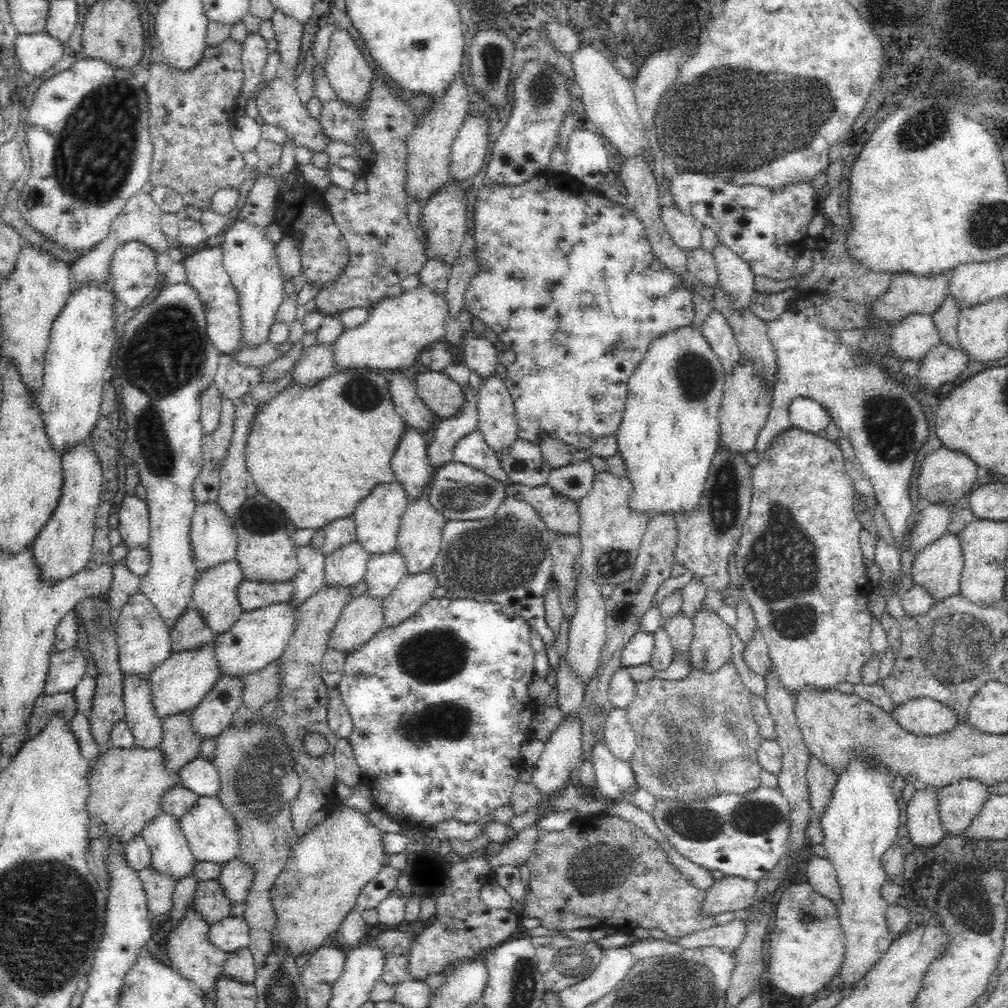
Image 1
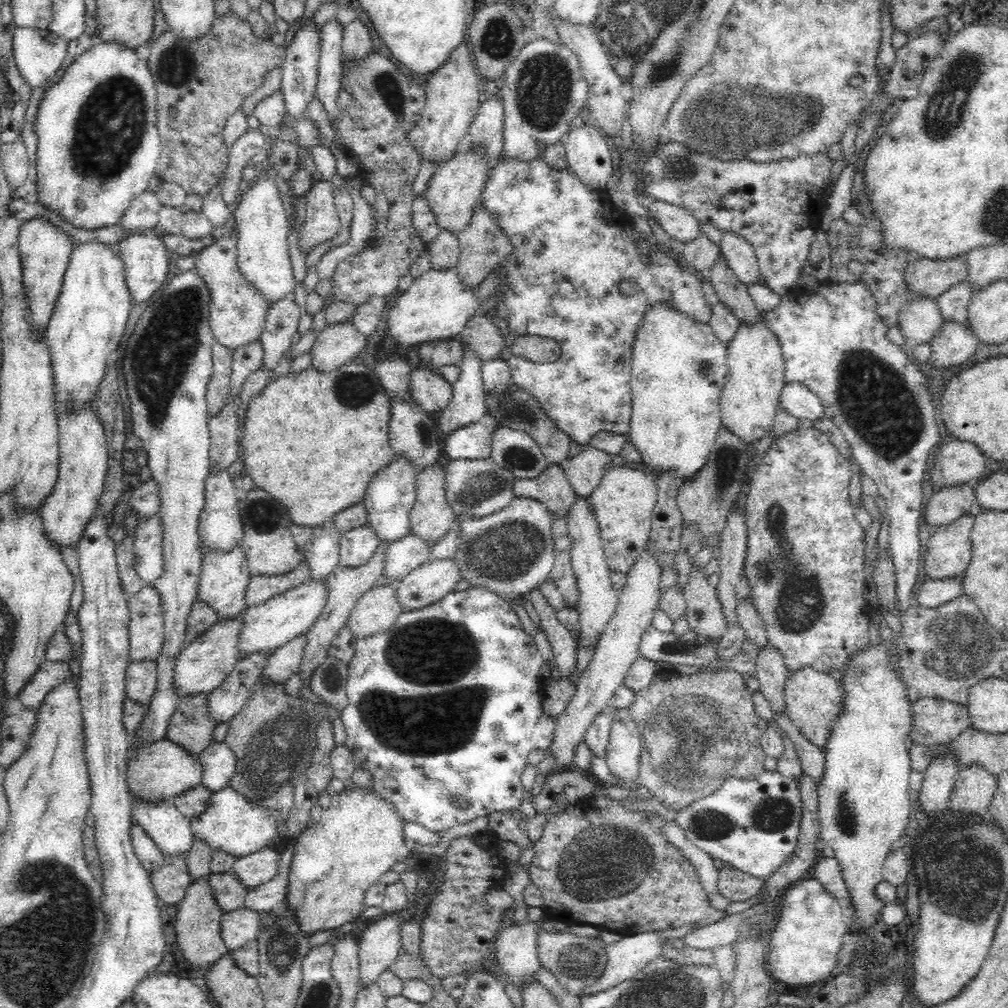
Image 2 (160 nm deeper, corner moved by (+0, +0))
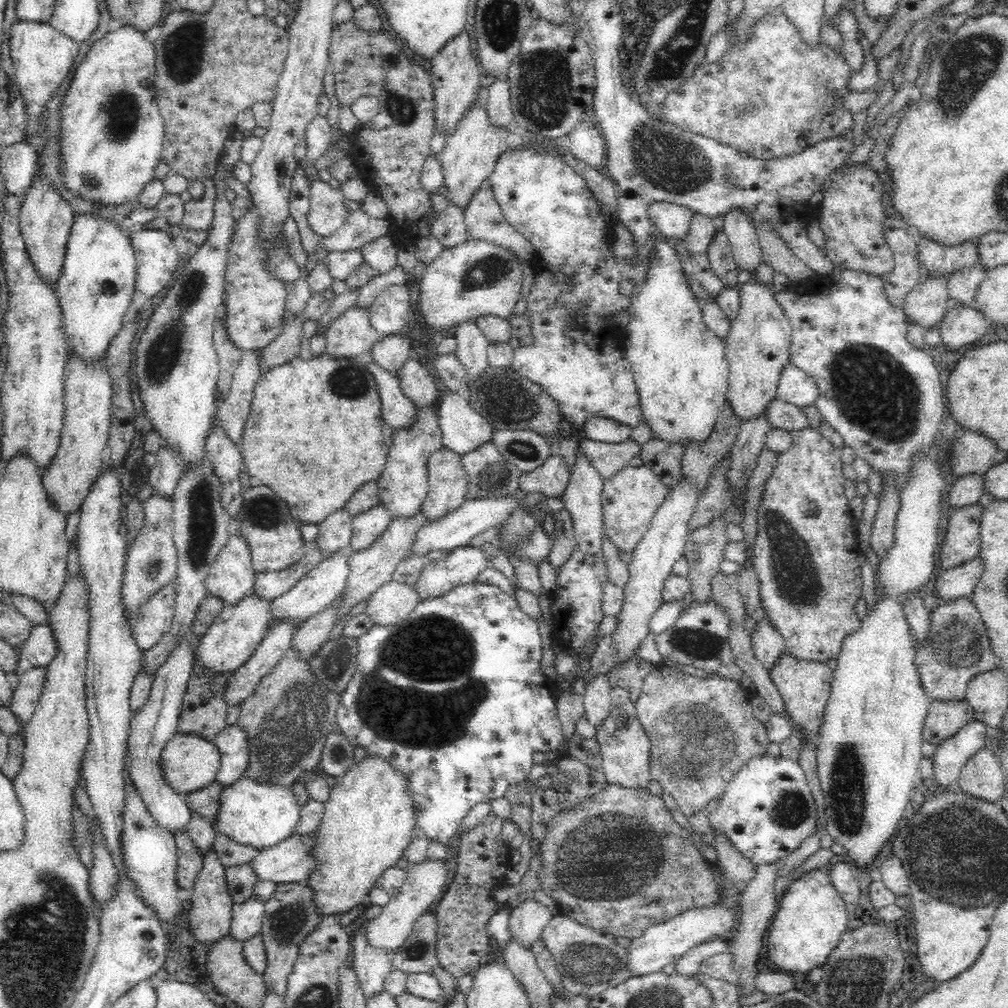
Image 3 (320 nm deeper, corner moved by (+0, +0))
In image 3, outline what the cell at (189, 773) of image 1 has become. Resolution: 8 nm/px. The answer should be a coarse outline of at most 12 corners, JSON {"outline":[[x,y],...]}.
{"outline":[[235,722],[213,740],[222,757],[216,781],[231,786],[248,770],[252,749]]}

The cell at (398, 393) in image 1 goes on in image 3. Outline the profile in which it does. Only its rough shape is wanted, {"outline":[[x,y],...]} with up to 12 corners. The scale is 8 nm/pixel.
{"outline":[[409,337],[378,340],[370,352],[376,364],[396,375],[413,357]]}

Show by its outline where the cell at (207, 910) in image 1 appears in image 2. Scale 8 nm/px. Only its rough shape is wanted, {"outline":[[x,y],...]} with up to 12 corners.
{"outline":[[232,870],[210,874],[224,912],[244,907],[248,887]]}

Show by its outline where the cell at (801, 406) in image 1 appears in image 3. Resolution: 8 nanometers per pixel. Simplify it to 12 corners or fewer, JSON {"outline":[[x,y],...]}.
{"outline":[[788,362],[777,396],[800,409],[815,405],[817,384]]}

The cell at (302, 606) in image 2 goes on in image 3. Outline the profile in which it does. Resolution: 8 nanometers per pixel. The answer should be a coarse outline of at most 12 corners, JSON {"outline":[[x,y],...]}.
{"outline":[[350,552],[328,554],[273,599],[271,624],[301,623],[341,596]]}

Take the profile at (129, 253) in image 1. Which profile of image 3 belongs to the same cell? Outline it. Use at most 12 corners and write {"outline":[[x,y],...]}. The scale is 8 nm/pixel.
{"outline":[[168,230],[131,234],[135,290],[152,299],[183,261]]}

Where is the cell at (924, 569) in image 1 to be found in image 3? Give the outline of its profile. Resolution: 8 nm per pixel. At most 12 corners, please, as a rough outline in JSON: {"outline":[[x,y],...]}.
{"outline":[[983,510],[950,511],[940,568],[978,556]]}

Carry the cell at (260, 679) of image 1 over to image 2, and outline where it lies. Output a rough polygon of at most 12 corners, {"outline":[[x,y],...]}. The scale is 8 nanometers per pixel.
{"outline":[[307,632],[276,648],[258,683],[287,680],[304,658]]}

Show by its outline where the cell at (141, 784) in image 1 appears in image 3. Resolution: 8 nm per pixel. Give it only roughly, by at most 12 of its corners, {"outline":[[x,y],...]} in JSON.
{"outline":[[176,733],[162,752],[168,785],[189,795],[216,782],[214,740]]}

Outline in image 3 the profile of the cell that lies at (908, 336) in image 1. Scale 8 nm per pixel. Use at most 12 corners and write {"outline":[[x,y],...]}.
{"outline":[[924,273],[904,311],[925,329],[949,312],[948,275]]}

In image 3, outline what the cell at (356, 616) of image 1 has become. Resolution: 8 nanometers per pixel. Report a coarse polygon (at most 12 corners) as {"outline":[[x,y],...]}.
{"outline":[[391,580],[369,596],[376,625],[399,624],[420,601],[412,584]]}

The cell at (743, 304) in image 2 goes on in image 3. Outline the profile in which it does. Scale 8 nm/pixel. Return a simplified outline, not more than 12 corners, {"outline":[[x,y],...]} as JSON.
{"outline":[[716,230],[708,244],[712,271],[737,286],[739,266],[728,235]]}

